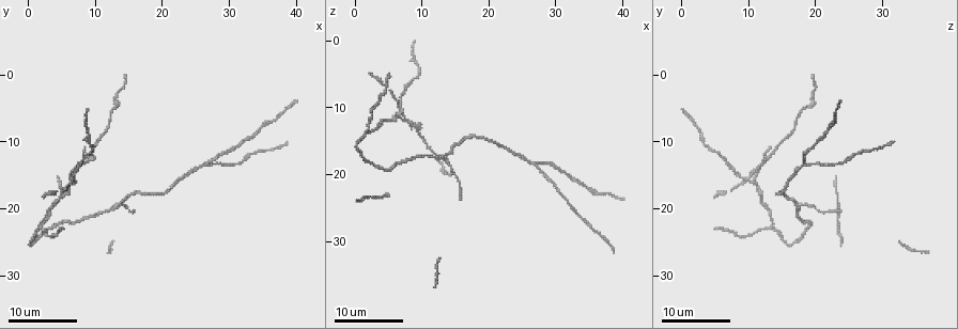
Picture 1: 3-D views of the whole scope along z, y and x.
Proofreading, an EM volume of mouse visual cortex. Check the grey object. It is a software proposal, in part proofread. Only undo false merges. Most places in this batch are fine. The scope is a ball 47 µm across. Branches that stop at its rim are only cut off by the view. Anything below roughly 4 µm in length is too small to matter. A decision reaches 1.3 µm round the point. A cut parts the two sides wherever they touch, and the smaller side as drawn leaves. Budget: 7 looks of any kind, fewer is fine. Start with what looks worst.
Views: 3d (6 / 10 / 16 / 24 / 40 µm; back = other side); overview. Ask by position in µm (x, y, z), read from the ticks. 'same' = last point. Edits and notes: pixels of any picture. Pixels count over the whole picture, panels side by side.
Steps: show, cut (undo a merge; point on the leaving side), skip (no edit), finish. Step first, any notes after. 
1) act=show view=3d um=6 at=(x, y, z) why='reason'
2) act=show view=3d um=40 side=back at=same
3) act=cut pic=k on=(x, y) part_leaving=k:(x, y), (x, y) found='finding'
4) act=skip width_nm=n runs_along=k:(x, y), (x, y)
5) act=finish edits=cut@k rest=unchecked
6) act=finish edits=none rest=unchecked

act=show view=3d um=16 at=(6.5, 15.5, 10.0) why='four-way junction'

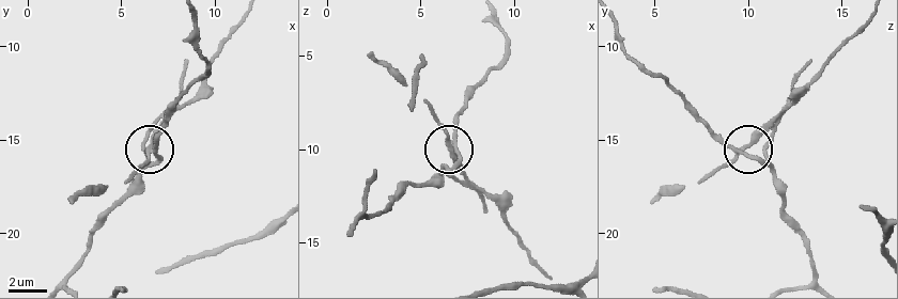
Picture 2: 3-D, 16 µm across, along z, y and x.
act=show view=3d um=10 at=(6.6, 15.3, 10.0)

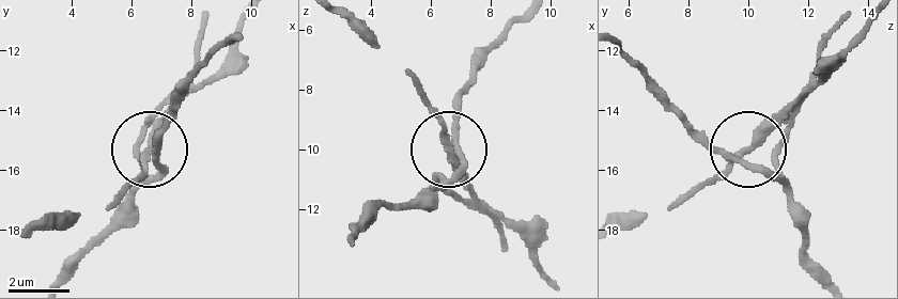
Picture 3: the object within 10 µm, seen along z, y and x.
act=show view=3d um=6 at=(6.6, 15.3, 10.0)

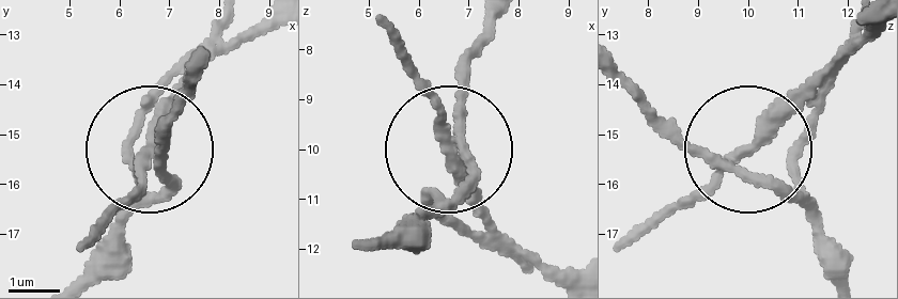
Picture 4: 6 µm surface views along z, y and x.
act=skip found='one neuron here'

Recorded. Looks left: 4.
act=show view=3d um=16 at=(26.5, 13.5, 19.0) why='three arms meet'

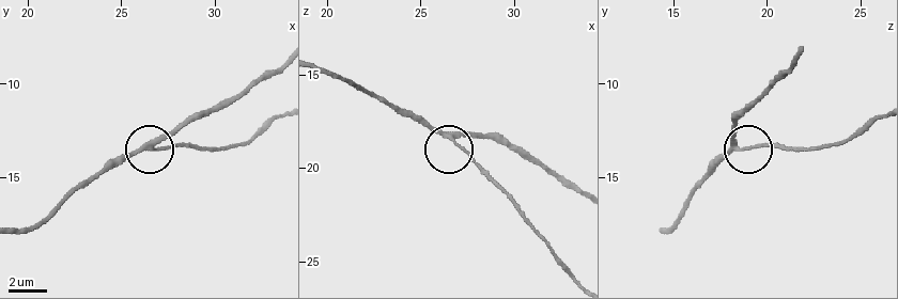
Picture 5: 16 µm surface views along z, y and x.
act=show view=3d um=6 at=(26.9, 13.4, 18.6) why='closer look'

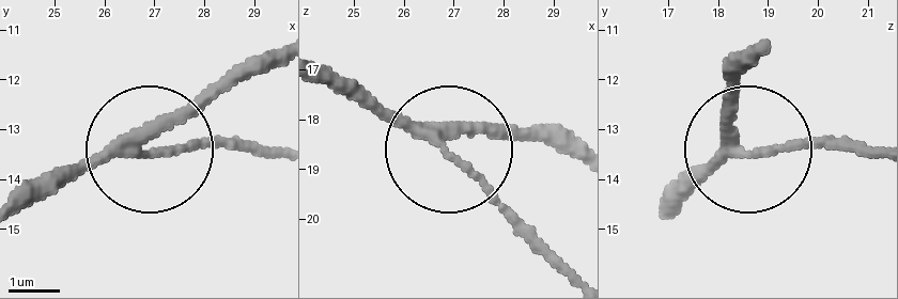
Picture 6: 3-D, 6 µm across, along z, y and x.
act=skip arms=3 found='continuous, no second neuron'

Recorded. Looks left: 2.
act=show view=3d um=24 at=(13.5, 19.0, 17.5) why='three-way junction'

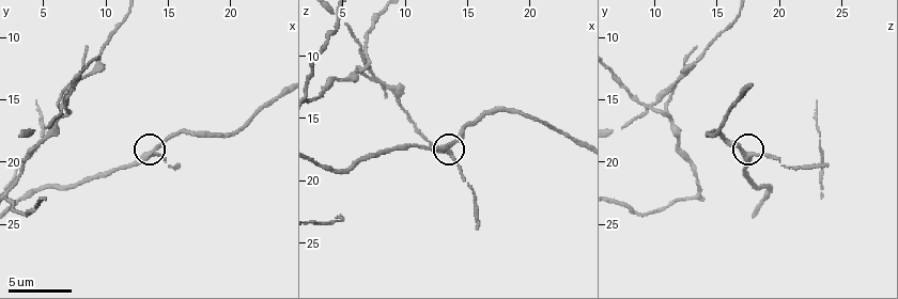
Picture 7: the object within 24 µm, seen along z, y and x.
act=show view=3d um=10 at=(13.4, 19.4, 17.4) why='zoom in'

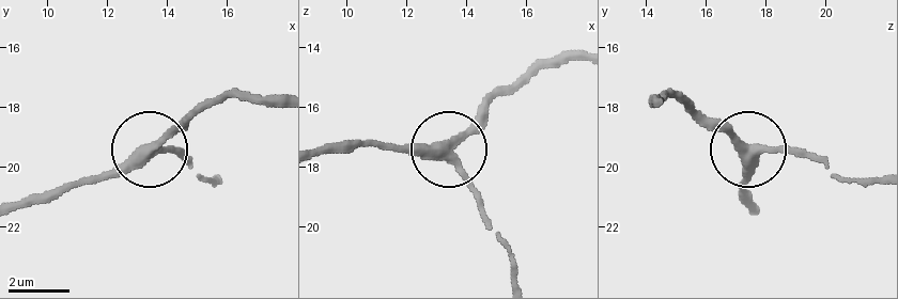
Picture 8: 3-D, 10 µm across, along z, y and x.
act=skip side_arm_um=23 runs_along=8:(758, 207), (741, 189), (751, 153), (807, 151) found='continuous, no second neuron'

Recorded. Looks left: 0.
act=finish edits=none rest=unchecked

